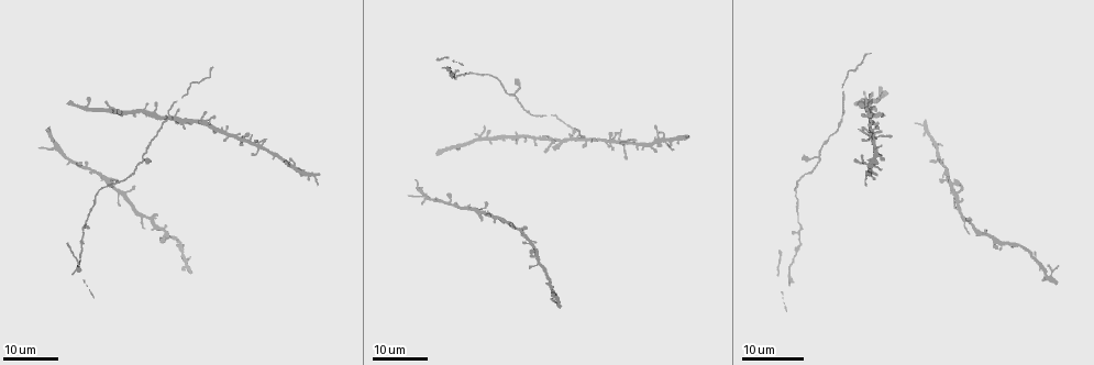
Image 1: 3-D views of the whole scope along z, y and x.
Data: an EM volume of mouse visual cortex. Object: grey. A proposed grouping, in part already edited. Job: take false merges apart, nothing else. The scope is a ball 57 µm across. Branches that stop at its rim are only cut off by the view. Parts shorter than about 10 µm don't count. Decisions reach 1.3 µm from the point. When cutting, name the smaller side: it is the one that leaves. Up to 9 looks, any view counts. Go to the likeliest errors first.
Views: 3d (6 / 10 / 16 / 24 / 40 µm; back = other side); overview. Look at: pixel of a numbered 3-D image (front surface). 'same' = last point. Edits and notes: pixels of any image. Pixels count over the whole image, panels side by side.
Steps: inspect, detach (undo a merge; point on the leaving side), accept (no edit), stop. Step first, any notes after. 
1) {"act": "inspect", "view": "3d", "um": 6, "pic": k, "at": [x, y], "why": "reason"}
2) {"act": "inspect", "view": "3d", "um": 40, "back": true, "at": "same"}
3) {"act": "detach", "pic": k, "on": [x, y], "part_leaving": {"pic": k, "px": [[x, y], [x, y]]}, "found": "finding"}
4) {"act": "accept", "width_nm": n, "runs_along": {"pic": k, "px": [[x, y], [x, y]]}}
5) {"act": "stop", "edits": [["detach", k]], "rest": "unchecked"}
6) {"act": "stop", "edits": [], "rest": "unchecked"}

{"act": "inspect", "view": "3d", "um": 16, "pic": 1, "at": [830, 138], "why": "sudden change in width"}

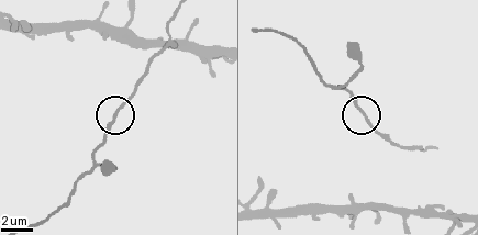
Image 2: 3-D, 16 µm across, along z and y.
{"act": "inspect", "view": "3d", "um": 10, "pic": 2, "at": [115, 112]}

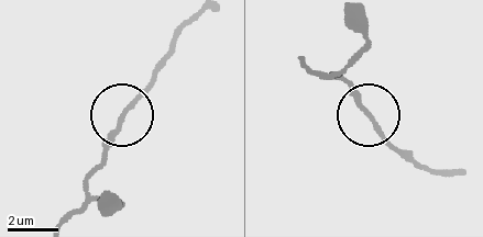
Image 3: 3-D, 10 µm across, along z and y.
{"act": "accept", "found": "one cell here"}

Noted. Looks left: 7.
{"act": "inspect", "view": "3d", "um": 16, "pic": 1, "at": [539, 138]}

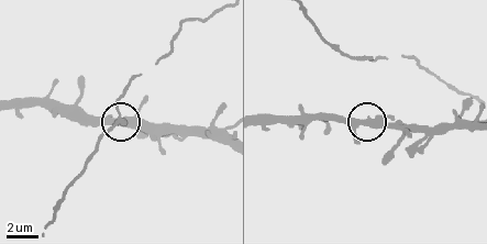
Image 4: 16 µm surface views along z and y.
{"act": "inspect", "view": "3d", "um": 6, "pic": 4, "at": [368, 119], "why": "zoom in"}

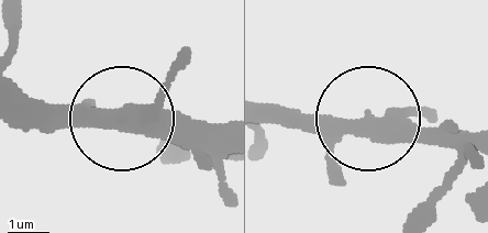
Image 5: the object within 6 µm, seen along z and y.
{"act": "inspect", "view": "3d", "um": 6, "back": true, "pic": 5, "at": [127, 120]}

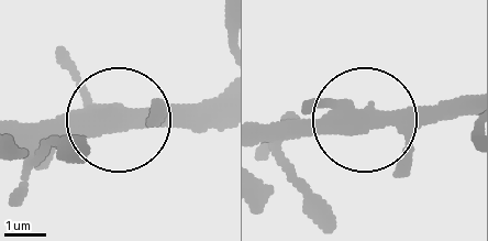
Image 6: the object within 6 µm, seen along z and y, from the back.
{"act": "accept", "runs_along": {"pic": 6, "px": [[218, 94], [186, 107], [18, 129]]}, "found": "continuous, no second cell"}

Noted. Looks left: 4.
{"act": "inspect", "view": "3d", "um": 16, "pic": 1, "at": [635, 145], "why": "a narrow waist"}

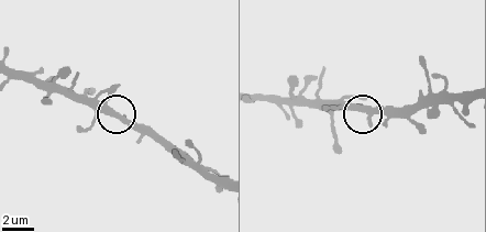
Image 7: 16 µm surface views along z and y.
{"act": "inspect", "view": "3d", "um": 6, "pic": 7, "at": [116, 116]}

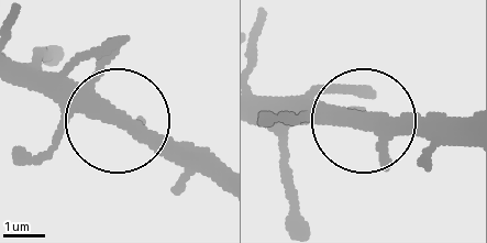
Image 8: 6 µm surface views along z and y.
{"act": "inspect", "view": "3d", "um": 6, "back": true, "pic": 8, "at": [121, 116], "why": "from behind"}

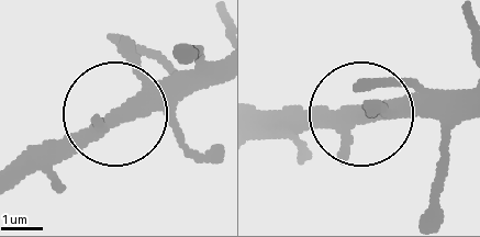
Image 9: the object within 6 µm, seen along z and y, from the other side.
{"act": "accept", "width_nm": 330, "runs_along": {"pic": 9, "px": [[460, 92], [355, 113], [265, 113]]}, "found": "one cell here"}

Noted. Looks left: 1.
{"act": "stop", "edits": [], "rest": "unchecked"}

